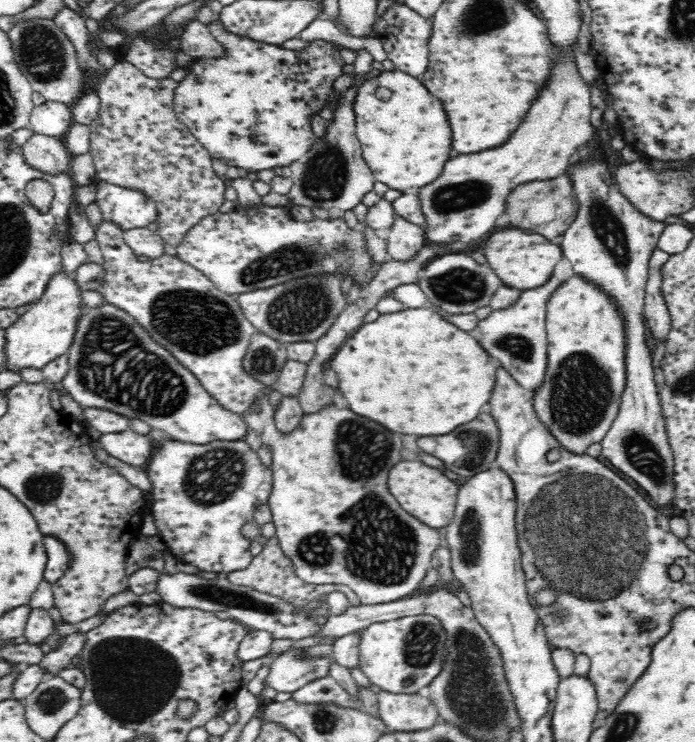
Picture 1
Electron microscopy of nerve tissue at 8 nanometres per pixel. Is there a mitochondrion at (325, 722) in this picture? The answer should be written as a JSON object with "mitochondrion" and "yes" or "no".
{"mitochondrion":"yes"}

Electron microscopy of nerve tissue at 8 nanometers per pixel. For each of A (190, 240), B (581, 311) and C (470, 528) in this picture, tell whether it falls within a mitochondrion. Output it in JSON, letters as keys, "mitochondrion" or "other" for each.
{"A":"other","B":"other","C":"mitochondrion"}

